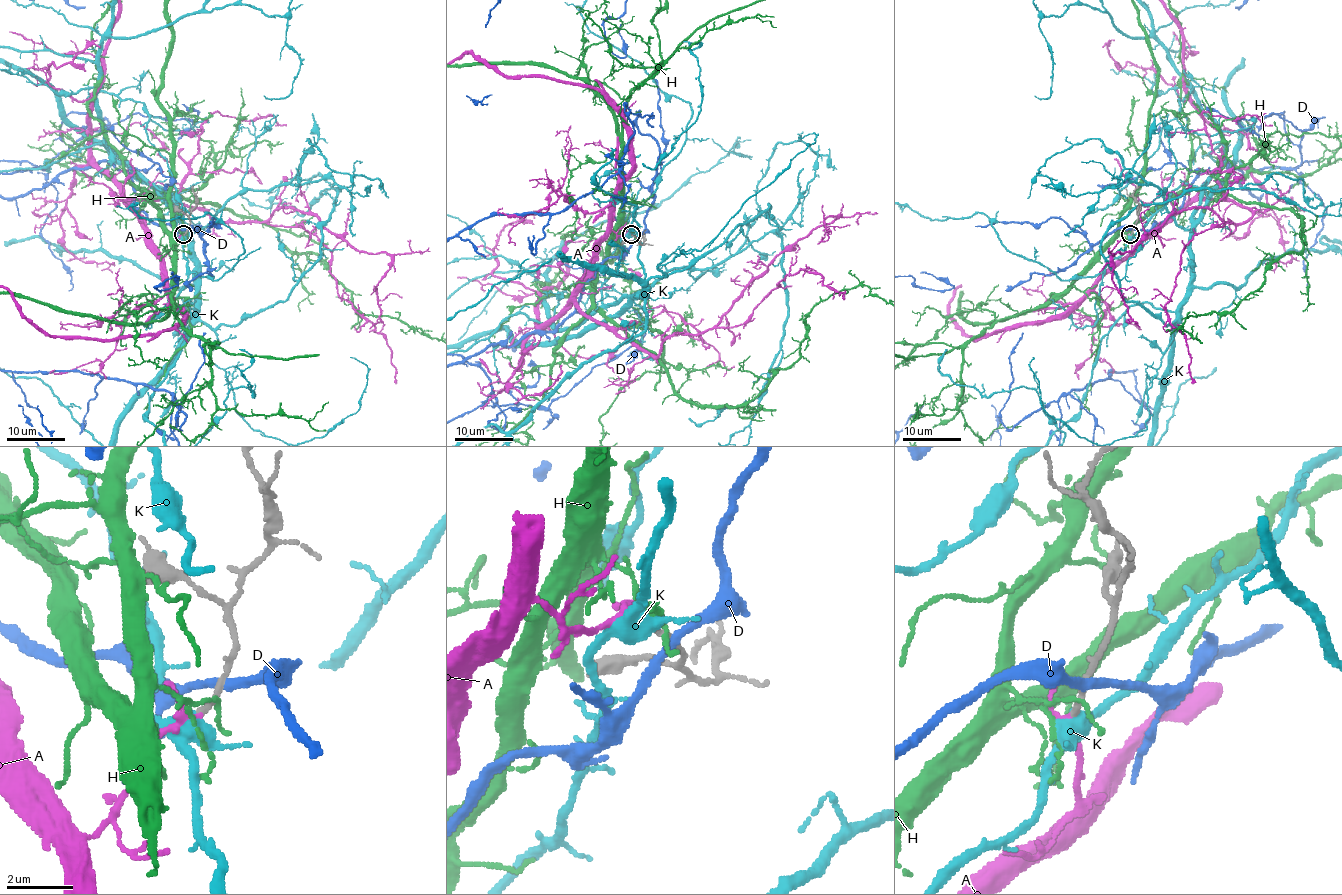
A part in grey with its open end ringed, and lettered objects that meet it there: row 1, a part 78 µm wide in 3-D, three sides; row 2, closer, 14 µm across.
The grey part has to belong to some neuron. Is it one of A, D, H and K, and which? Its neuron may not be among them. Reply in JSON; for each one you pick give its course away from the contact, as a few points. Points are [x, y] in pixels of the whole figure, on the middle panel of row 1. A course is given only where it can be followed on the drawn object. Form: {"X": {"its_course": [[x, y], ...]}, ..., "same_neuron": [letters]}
{"same_neuron": ["A"]}

